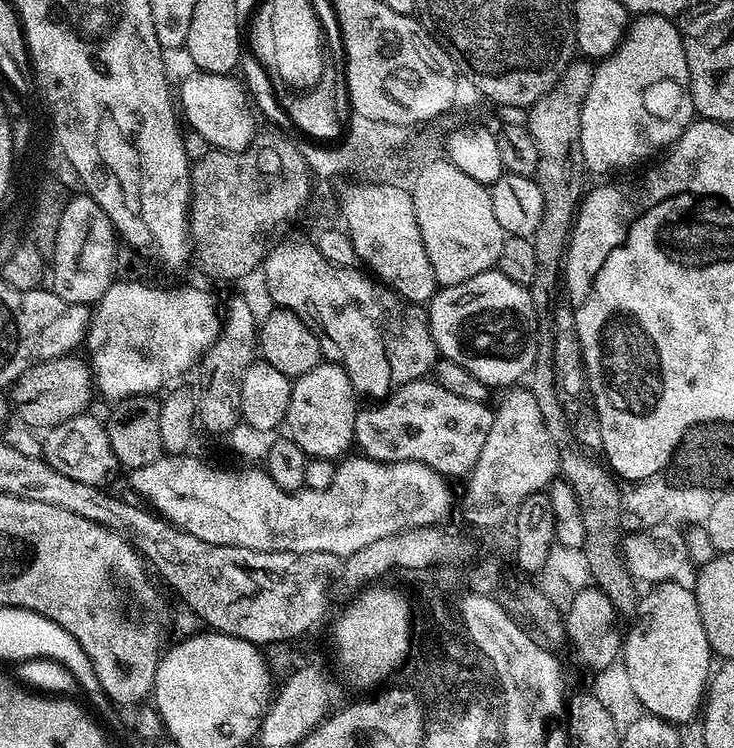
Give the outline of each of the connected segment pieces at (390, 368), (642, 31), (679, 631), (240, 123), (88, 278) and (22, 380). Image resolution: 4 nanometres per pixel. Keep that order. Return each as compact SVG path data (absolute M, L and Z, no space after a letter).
M287 240L273 243L272 251L262 265L264 284L268 287L269 298L273 300L271 303L298 314L298 318L310 326L318 338L321 357L328 362L338 362L346 370L356 393L361 397L369 396L372 402L386 400L403 384L423 380L435 369L438 363L436 343L428 313L421 305L402 299L388 285L380 283L359 267L339 268L326 262L315 243Z
M637 15L631 21L623 43L611 56L595 65L590 94L586 94L586 102L582 106L582 158L589 173L632 168L647 156L663 153L680 139L696 116L684 38L681 29L672 24L675 23L667 16Z
M666 582L649 587L647 591L648 593L645 596L643 593L638 600L640 617L635 621L637 624L623 637L622 661L643 711L647 715L667 720L670 724L684 726L697 719L706 699L710 673L714 668L714 653L706 638L706 629L702 624L693 589L678 586L674 582Z
M192 70L181 82L180 92L178 88L178 108L187 127L202 134L209 146L221 152L242 151L253 143L258 132L256 120L252 117L252 104L236 78L232 74L223 76Z
M87 194L79 195L74 197L72 201L69 199L62 210L54 256L50 261L50 288L51 291L58 294L58 298L66 298L66 302L92 306L102 298L102 294L106 294L106 290L114 282L114 277L117 275L115 272L118 237L110 218L106 218L102 206L98 206L98 202L94 202L92 197Z
M69 354L56 360L43 360L18 377L11 385L10 400L15 407L16 404L20 407L19 423L33 430L47 430L81 415L89 407L94 396L94 381L85 361L76 358Z

